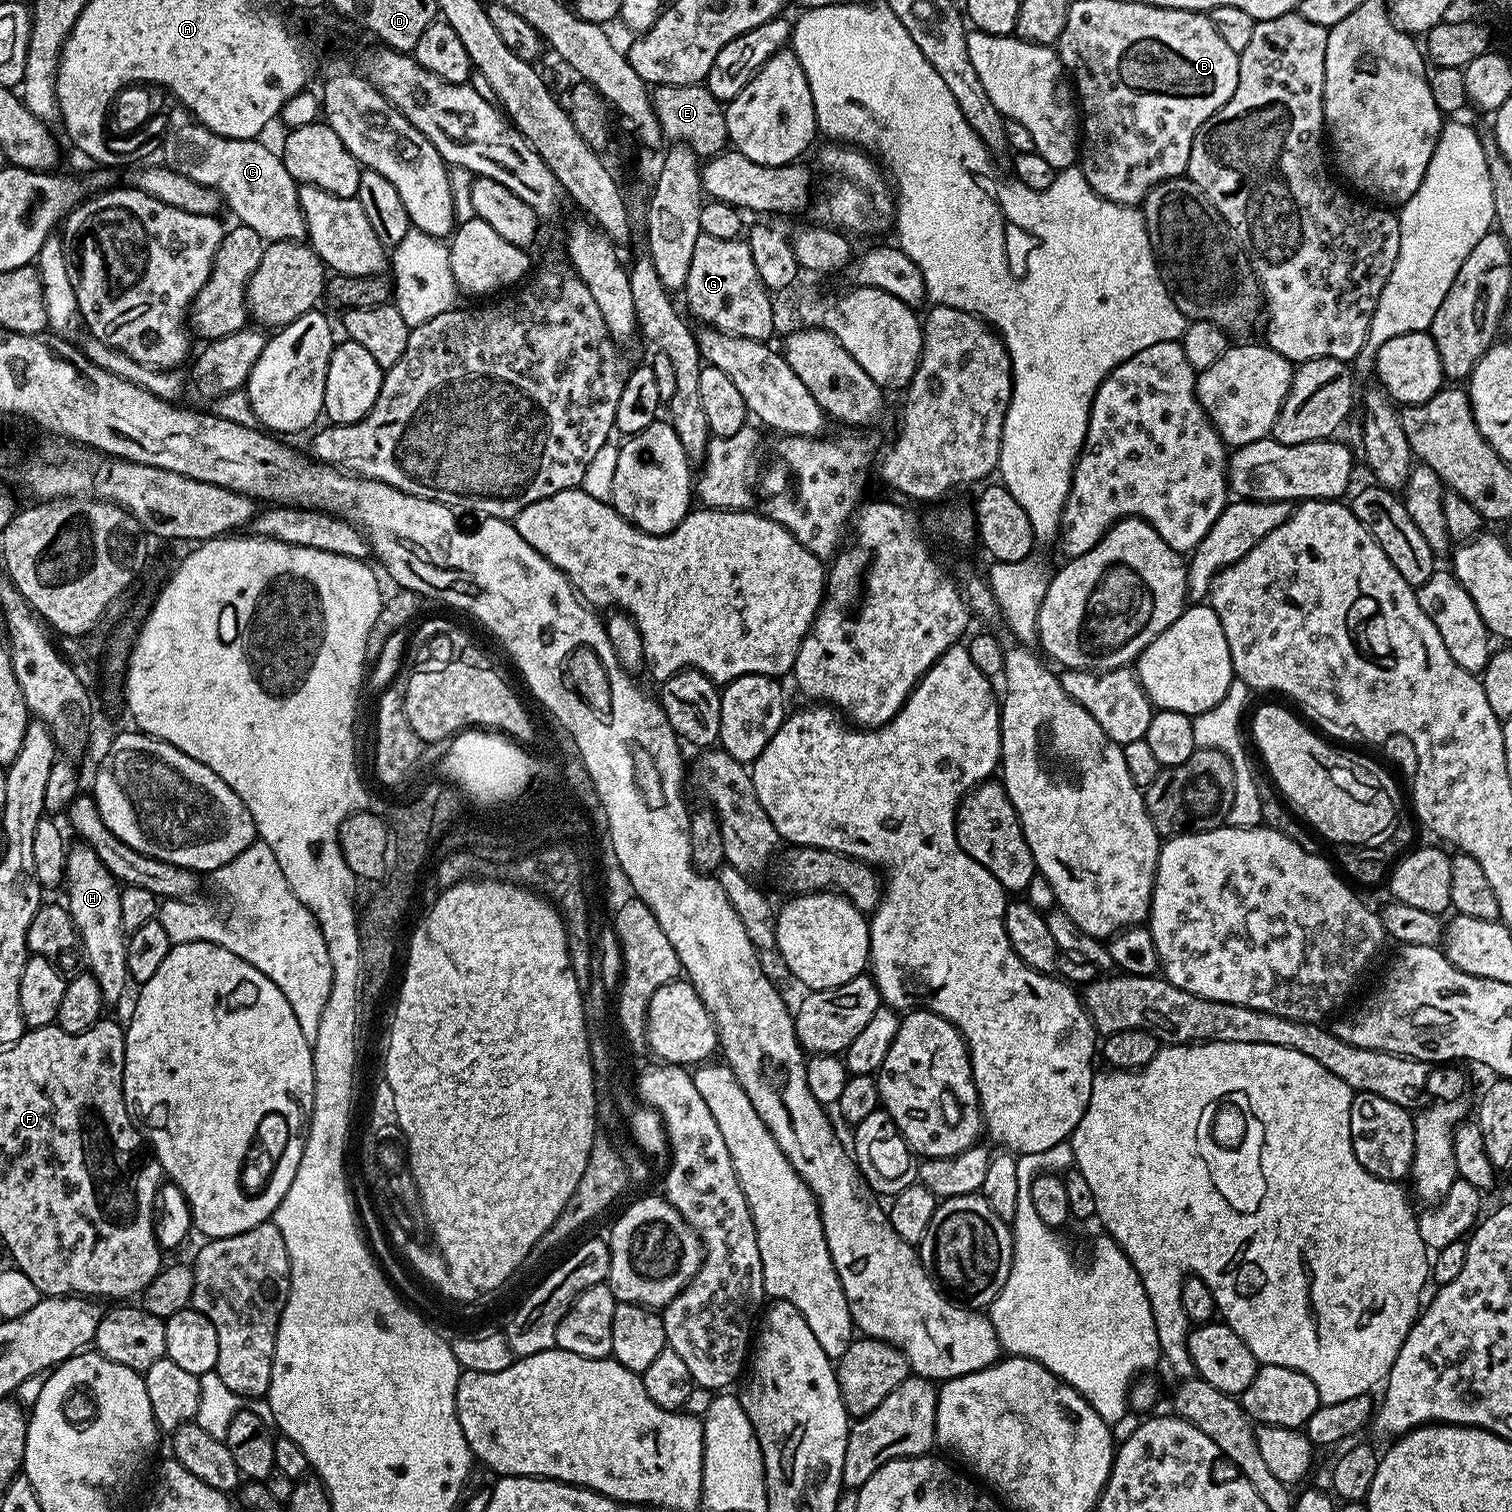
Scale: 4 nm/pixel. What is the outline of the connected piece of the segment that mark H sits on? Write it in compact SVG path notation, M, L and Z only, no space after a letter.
M83 842L73 843L68 849L64 879L68 888L66 907L80 935L80 947L84 949L84 964L96 980L100 998L105 1005L112 1006L130 988L126 966L126 933L122 926L120 905L121 885L112 877L110 870L102 866L102 860L90 846Z

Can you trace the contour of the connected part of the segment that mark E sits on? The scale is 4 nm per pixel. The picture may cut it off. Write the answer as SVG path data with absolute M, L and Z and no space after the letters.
M703 83L674 86L661 84L651 89L652 108L660 120L663 135L677 144L686 144L701 158L719 156L729 147L725 105L710 94Z

